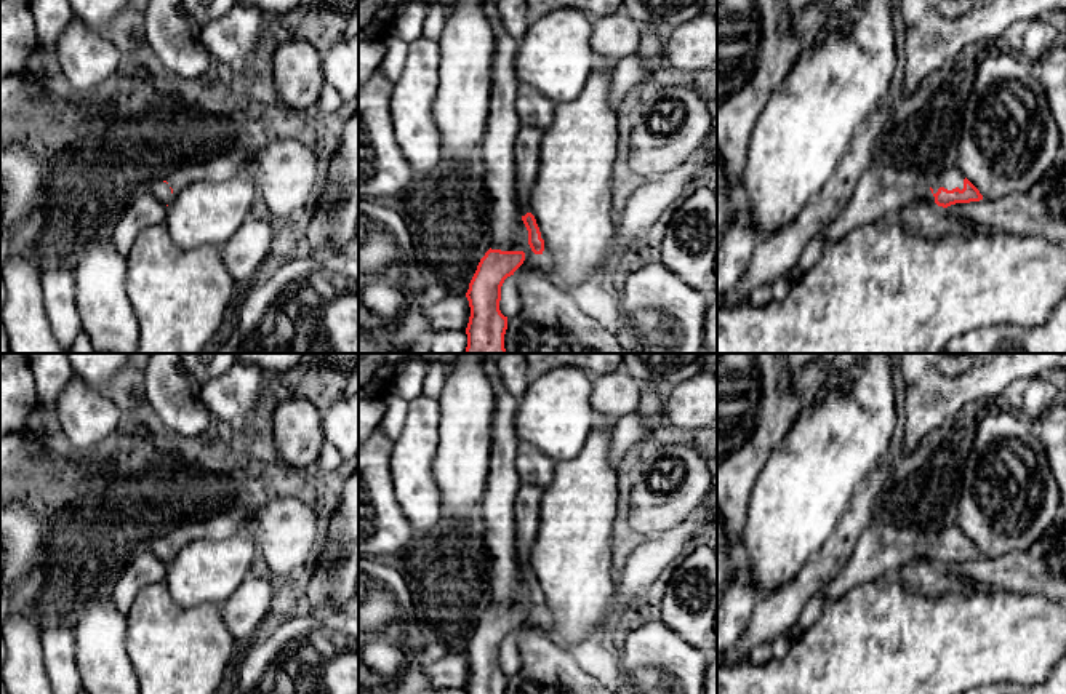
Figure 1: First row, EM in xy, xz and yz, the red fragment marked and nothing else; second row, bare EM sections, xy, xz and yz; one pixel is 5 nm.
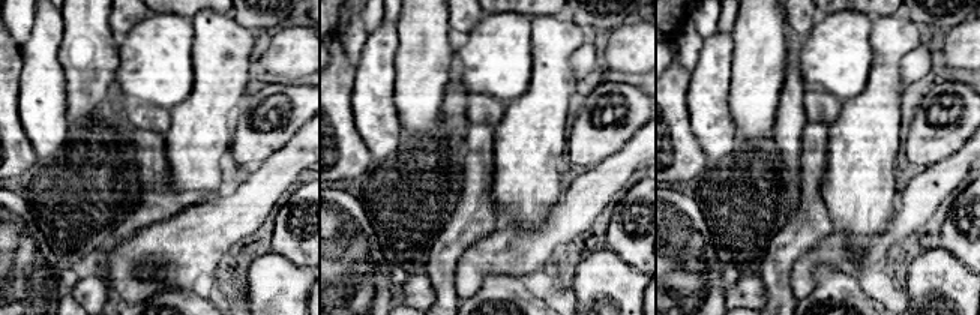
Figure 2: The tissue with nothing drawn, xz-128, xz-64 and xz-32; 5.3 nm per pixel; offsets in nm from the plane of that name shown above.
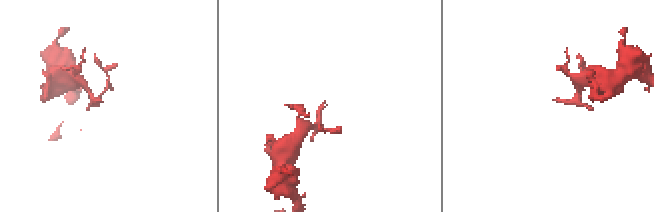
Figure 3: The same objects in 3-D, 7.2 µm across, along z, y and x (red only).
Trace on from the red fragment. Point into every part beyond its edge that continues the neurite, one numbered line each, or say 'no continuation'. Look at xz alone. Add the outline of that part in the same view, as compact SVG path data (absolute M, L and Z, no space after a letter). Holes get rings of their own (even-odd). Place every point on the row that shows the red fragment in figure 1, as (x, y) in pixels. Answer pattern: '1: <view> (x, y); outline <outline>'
1: xz (528, 139); outline M520 125L514 146L515 189L522 216L530 213L530 193L538 177L543 130Z

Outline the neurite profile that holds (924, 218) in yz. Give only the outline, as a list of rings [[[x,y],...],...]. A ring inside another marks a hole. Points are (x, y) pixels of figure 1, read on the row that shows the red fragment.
[[[920,200],[904,206],[895,222],[908,232],[925,238],[970,237],[980,232],[978,227],[957,219],[946,208],[930,200]]]

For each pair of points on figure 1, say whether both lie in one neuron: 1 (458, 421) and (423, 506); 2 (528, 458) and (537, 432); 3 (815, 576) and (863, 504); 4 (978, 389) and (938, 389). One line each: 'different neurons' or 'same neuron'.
1: different neurons
2: different neurons
3: same neuron
4: same neuron

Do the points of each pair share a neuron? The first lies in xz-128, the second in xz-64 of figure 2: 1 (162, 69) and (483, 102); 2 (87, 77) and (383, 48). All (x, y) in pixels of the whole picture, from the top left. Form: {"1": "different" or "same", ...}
{"1": "different", "2": "different"}

